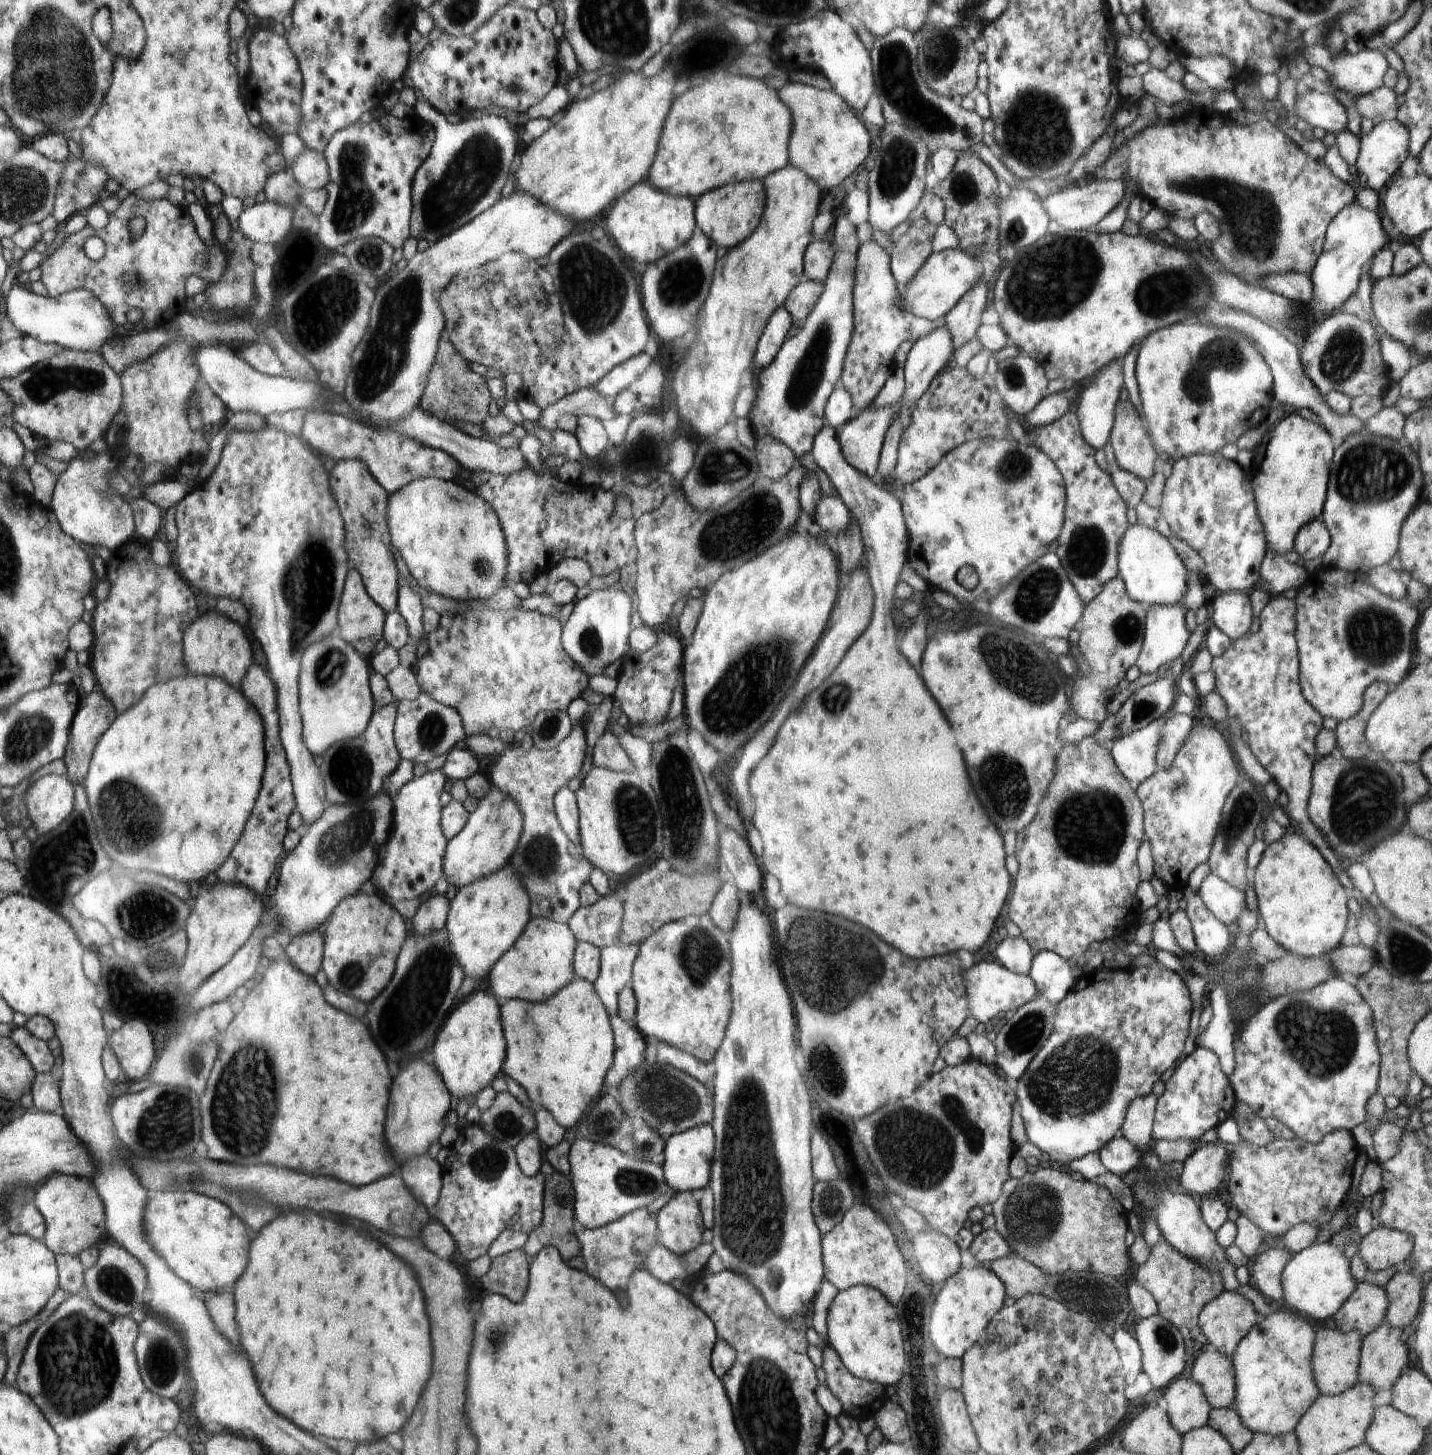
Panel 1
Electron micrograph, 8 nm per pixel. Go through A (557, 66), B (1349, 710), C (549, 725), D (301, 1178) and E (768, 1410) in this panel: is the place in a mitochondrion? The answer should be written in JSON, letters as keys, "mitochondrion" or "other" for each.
{"A":"other","B":"other","C":"mitochondrion","D":"other","E":"mitochondrion"}

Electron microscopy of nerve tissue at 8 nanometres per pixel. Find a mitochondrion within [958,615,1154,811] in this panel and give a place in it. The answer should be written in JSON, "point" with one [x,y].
{"point":[1013,665]}

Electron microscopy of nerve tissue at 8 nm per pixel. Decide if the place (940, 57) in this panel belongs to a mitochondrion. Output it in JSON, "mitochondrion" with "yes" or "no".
{"mitochondrion":"yes"}

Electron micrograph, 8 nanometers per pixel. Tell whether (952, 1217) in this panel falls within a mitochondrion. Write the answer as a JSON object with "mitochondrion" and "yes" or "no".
{"mitochondrion":"no"}

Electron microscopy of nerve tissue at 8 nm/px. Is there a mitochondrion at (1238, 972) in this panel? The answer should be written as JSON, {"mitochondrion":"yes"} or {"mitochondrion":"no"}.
{"mitochondrion":"yes"}

